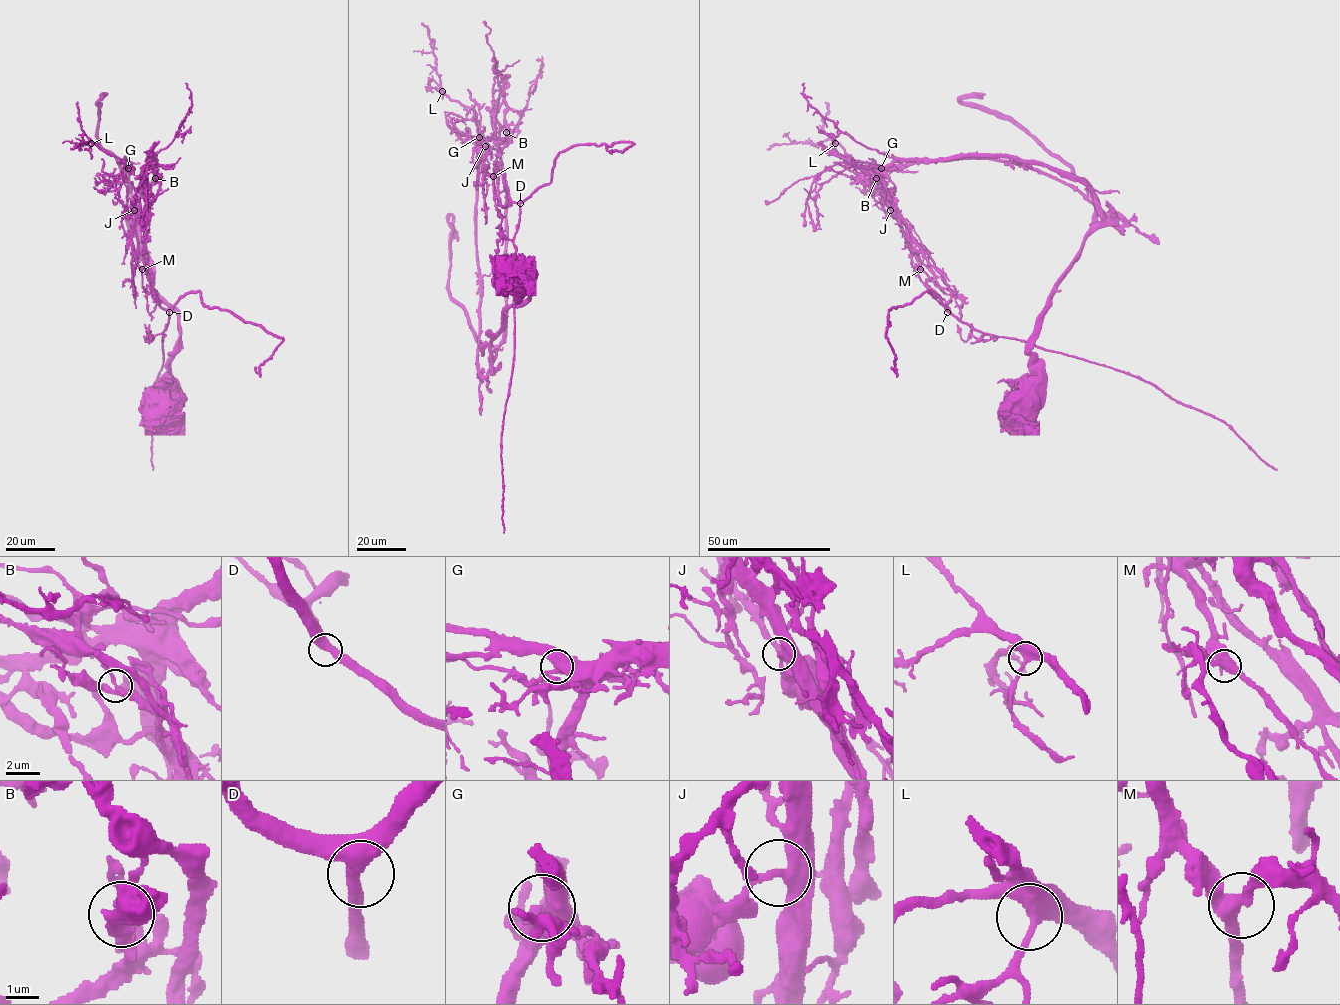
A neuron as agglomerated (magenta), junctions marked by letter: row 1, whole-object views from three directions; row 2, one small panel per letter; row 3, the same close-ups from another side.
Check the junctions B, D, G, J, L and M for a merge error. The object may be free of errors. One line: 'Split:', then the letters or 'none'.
Split: B

